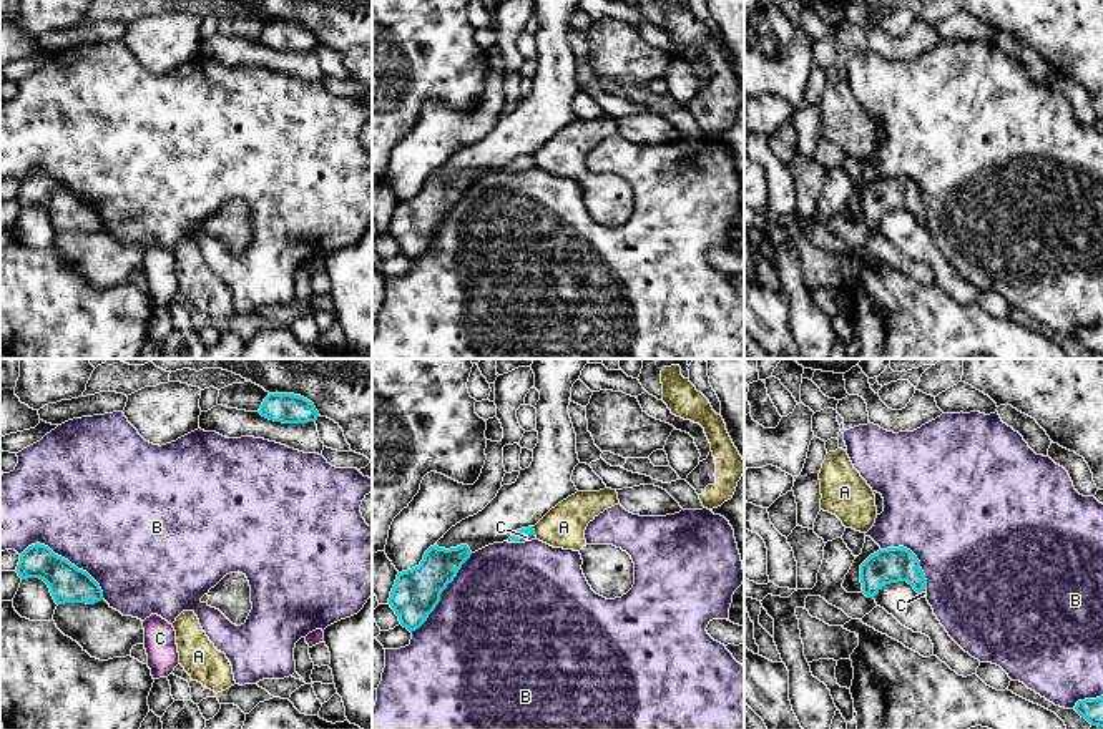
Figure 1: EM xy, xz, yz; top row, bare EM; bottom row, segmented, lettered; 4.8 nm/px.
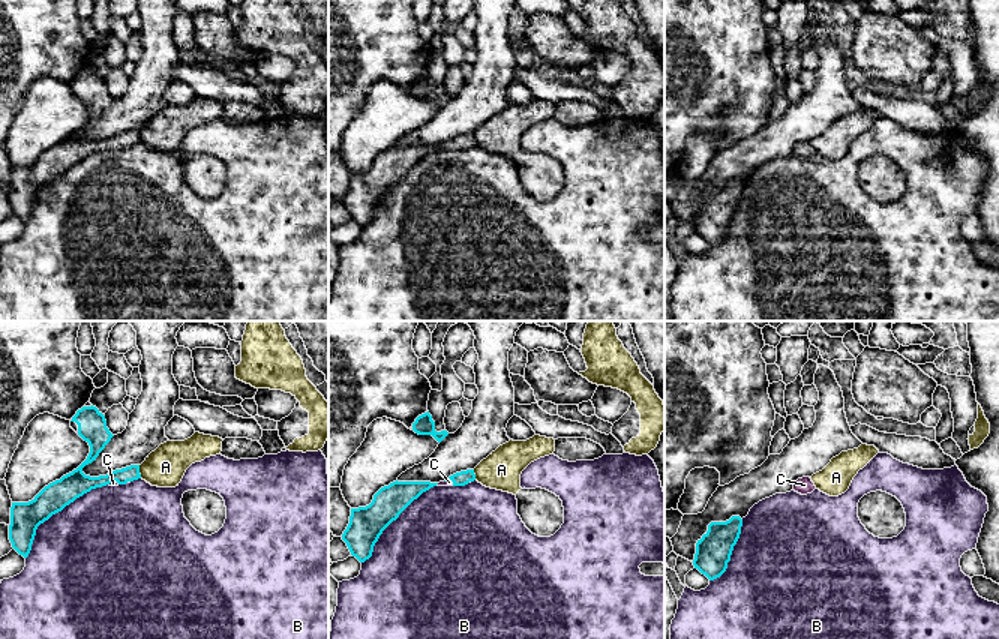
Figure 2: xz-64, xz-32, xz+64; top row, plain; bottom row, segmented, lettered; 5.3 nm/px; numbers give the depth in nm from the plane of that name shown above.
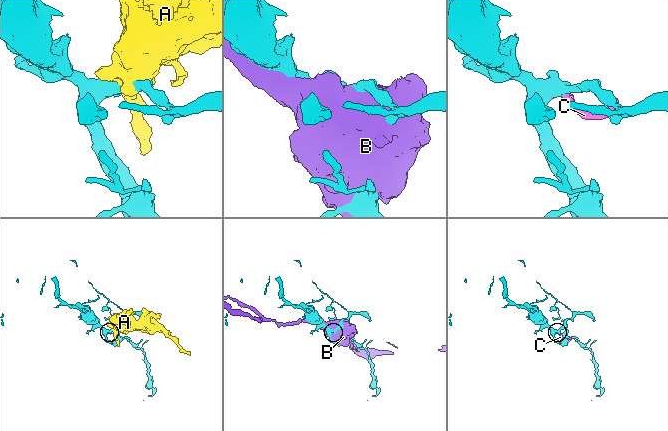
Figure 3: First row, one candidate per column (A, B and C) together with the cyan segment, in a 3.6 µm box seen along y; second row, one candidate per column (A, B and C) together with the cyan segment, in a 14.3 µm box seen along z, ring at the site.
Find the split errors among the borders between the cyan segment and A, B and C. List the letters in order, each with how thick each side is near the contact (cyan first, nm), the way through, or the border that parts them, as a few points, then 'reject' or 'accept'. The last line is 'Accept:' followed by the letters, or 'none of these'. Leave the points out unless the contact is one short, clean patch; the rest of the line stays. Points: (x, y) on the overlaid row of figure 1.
A: calibres 50 and 200 nm; reject
B: calibres 180 and 500 nm; reject
C: calibres 50 and 30 nm; way xz (519, 533), (522, 535), (525, 537); accept
Accept: C

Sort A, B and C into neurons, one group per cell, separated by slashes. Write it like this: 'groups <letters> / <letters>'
groups A / B / C

